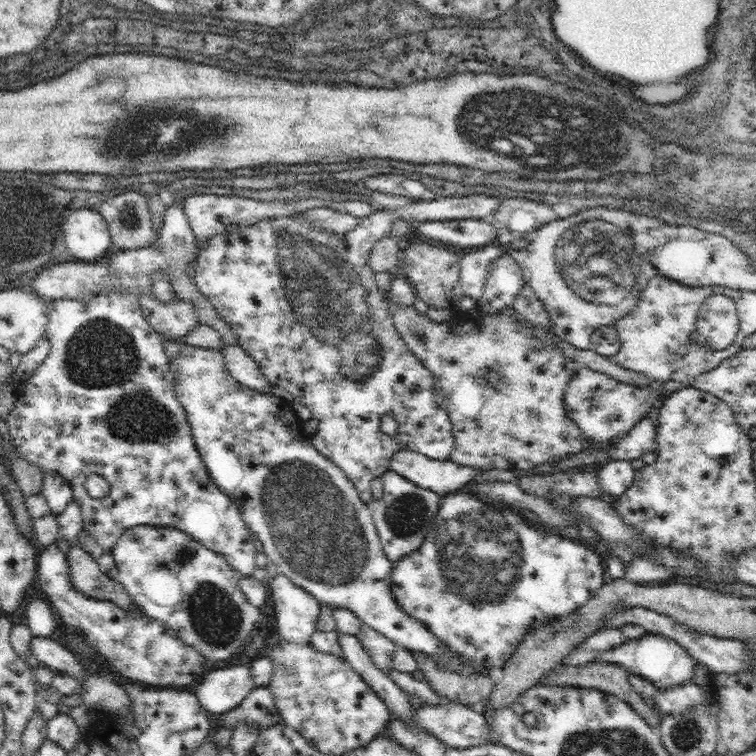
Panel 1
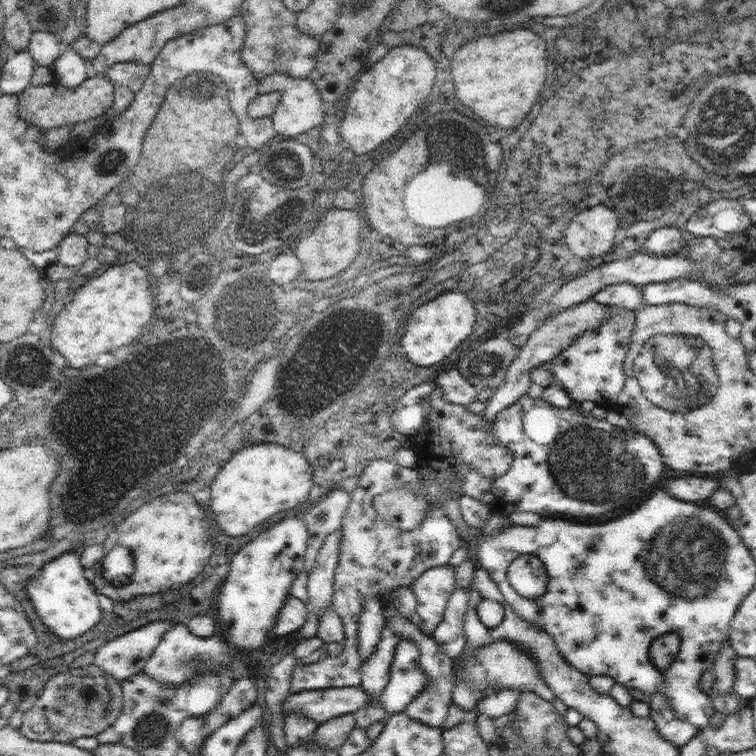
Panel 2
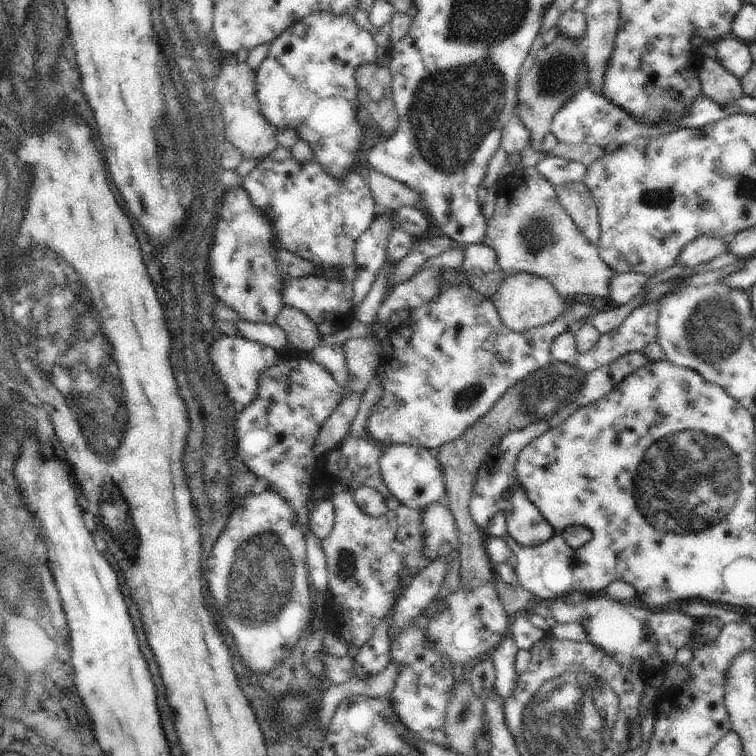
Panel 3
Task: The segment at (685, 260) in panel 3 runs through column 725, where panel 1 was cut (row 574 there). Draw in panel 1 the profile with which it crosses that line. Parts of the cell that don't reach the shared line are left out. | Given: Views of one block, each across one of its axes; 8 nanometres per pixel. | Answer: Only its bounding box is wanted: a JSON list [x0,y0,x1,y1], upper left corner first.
[8,290,257,576]

